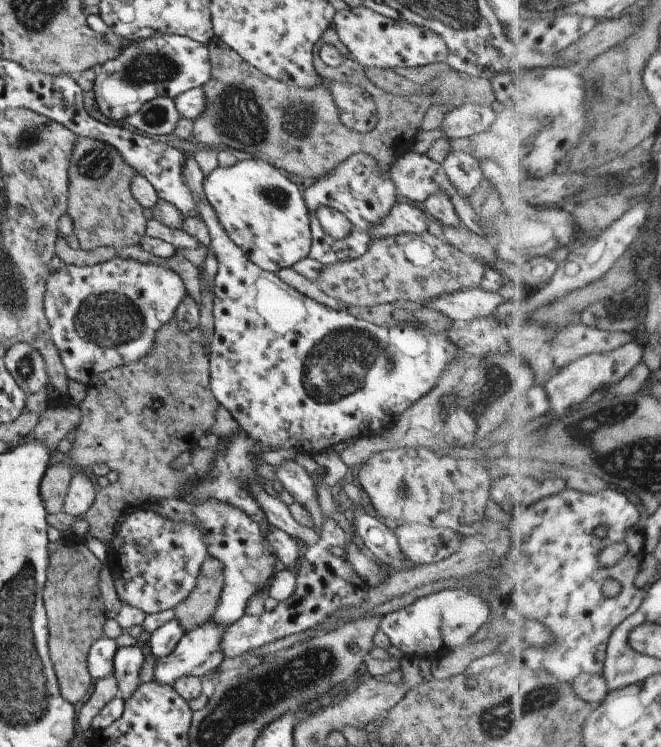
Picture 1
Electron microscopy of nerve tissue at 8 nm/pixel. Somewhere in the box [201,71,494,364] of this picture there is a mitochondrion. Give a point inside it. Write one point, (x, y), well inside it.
(238, 115)

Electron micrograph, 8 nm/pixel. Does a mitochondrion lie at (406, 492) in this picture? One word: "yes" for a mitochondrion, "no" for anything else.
yes

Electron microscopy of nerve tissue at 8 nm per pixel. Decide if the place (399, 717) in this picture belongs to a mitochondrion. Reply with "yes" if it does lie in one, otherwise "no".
no

